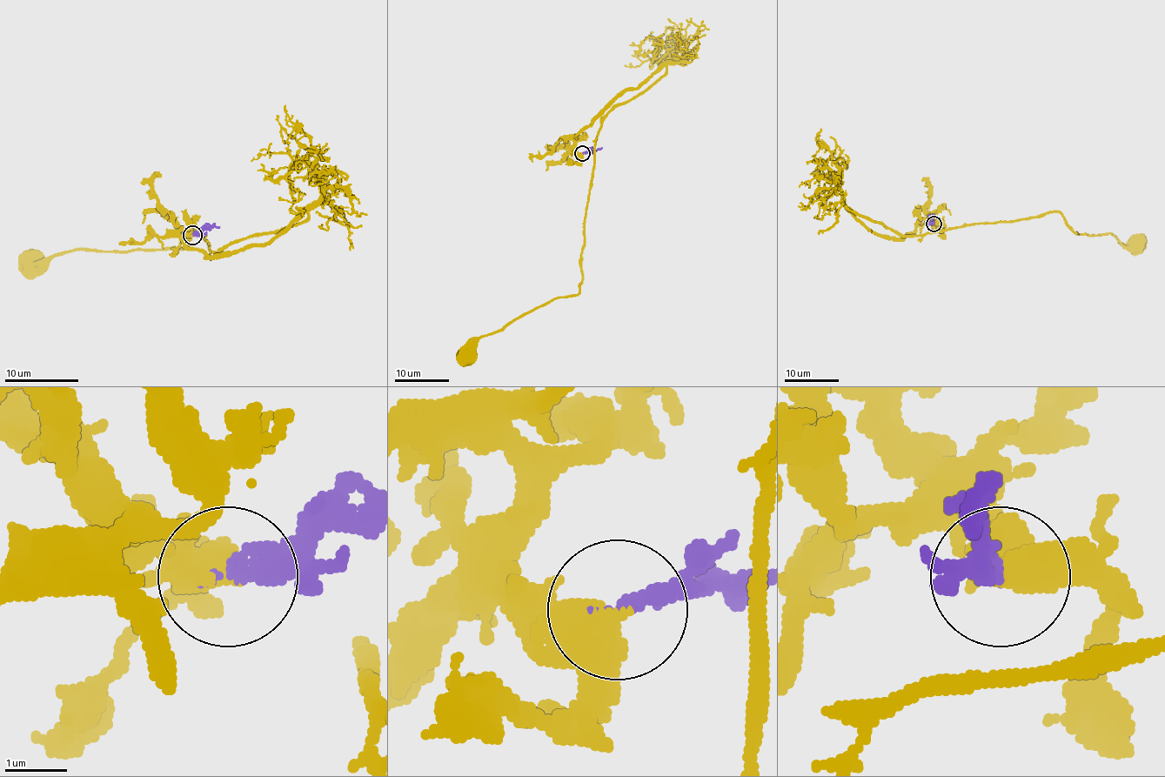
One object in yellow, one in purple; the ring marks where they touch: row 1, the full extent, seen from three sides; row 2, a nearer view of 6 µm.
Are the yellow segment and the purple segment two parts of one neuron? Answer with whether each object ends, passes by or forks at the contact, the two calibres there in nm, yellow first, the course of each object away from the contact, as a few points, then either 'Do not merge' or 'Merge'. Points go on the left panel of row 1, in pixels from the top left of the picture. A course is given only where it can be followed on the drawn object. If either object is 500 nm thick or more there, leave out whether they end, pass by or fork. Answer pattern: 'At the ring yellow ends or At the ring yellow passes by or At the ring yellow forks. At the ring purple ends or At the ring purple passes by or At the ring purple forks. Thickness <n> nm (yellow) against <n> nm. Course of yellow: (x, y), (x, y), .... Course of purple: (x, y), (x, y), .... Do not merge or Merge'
Thickness 600 nm (yellow) against 320 nm. Course of yellow: (191, 236), (230, 256), (307, 218), (219, 252), (191, 218), (184, 246), (30, 264). Course of purple: (191, 236), (199, 236), (214, 226), (219, 228). Merge

